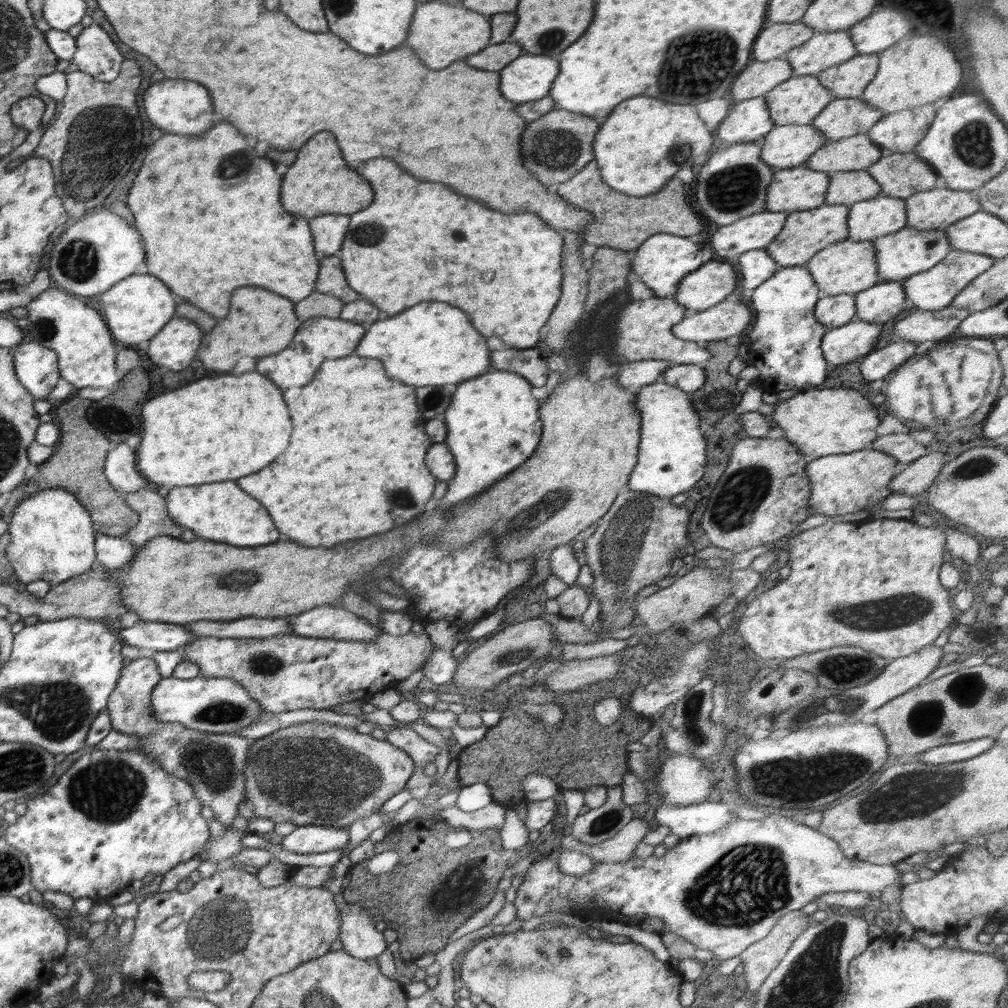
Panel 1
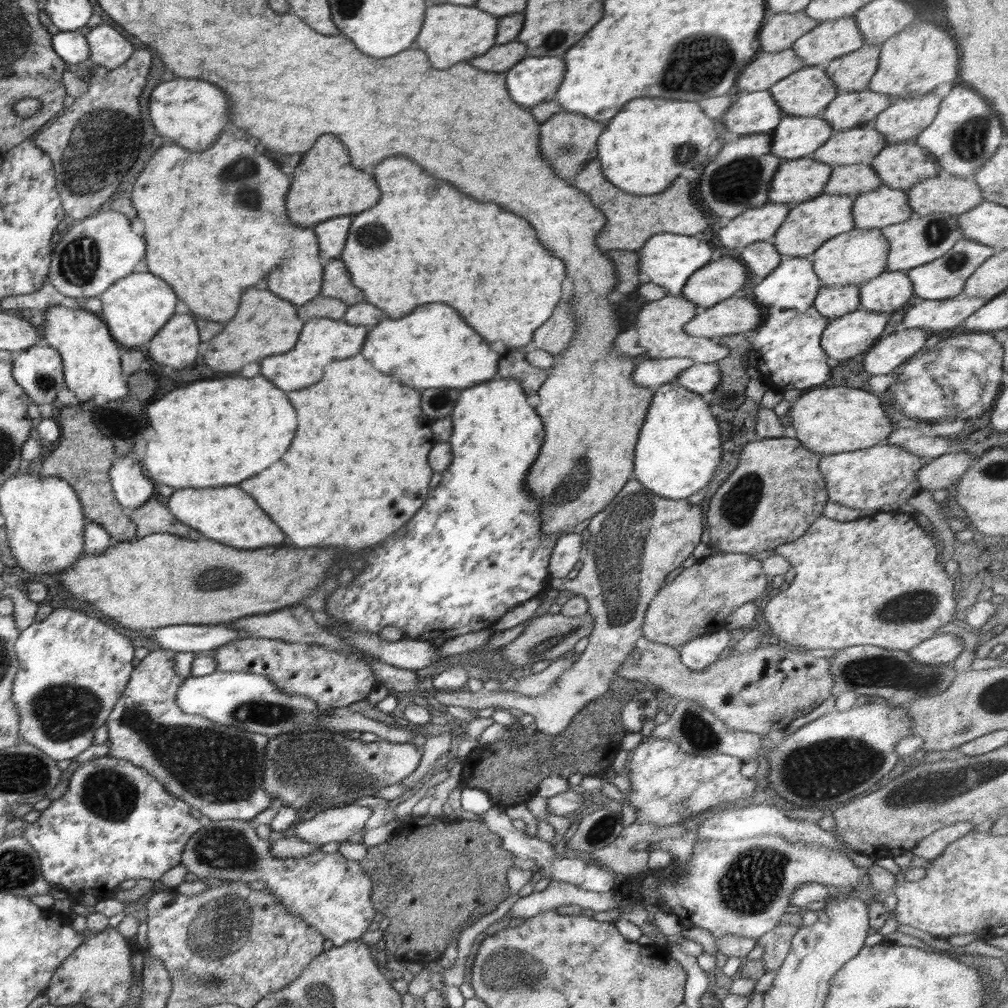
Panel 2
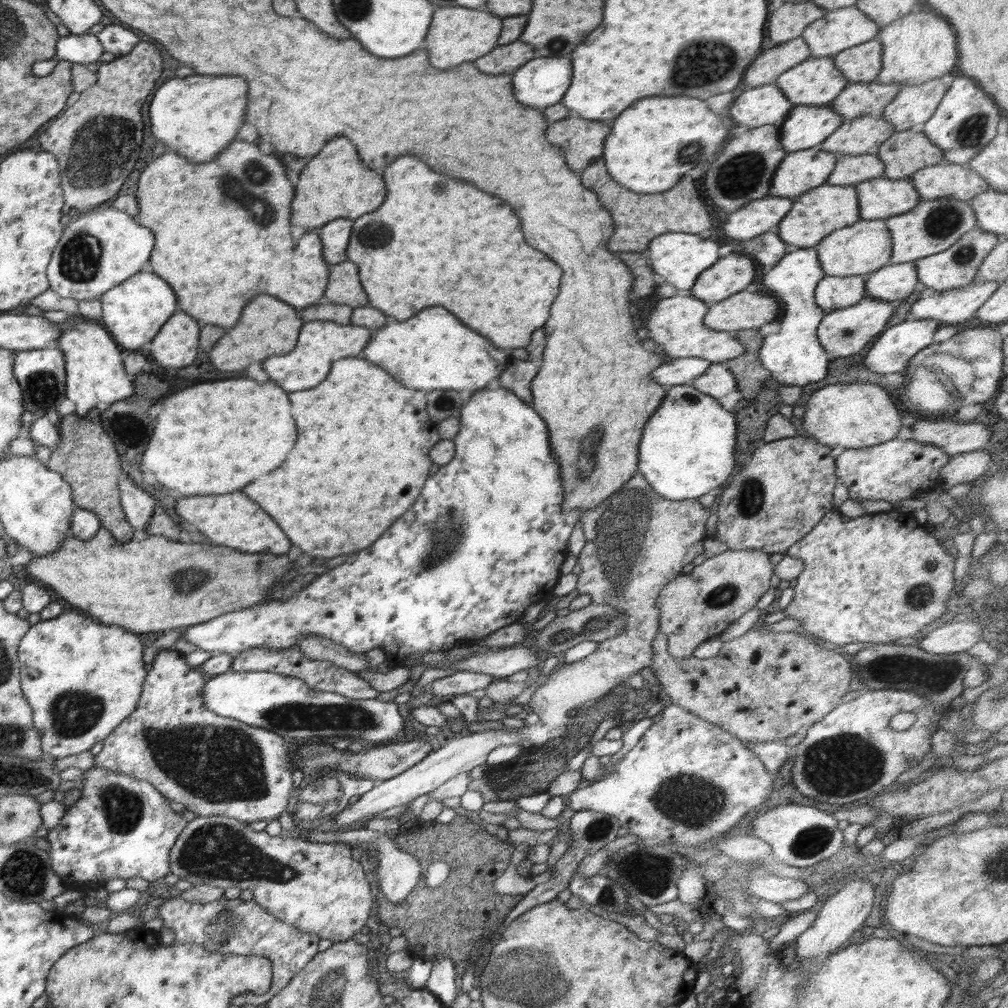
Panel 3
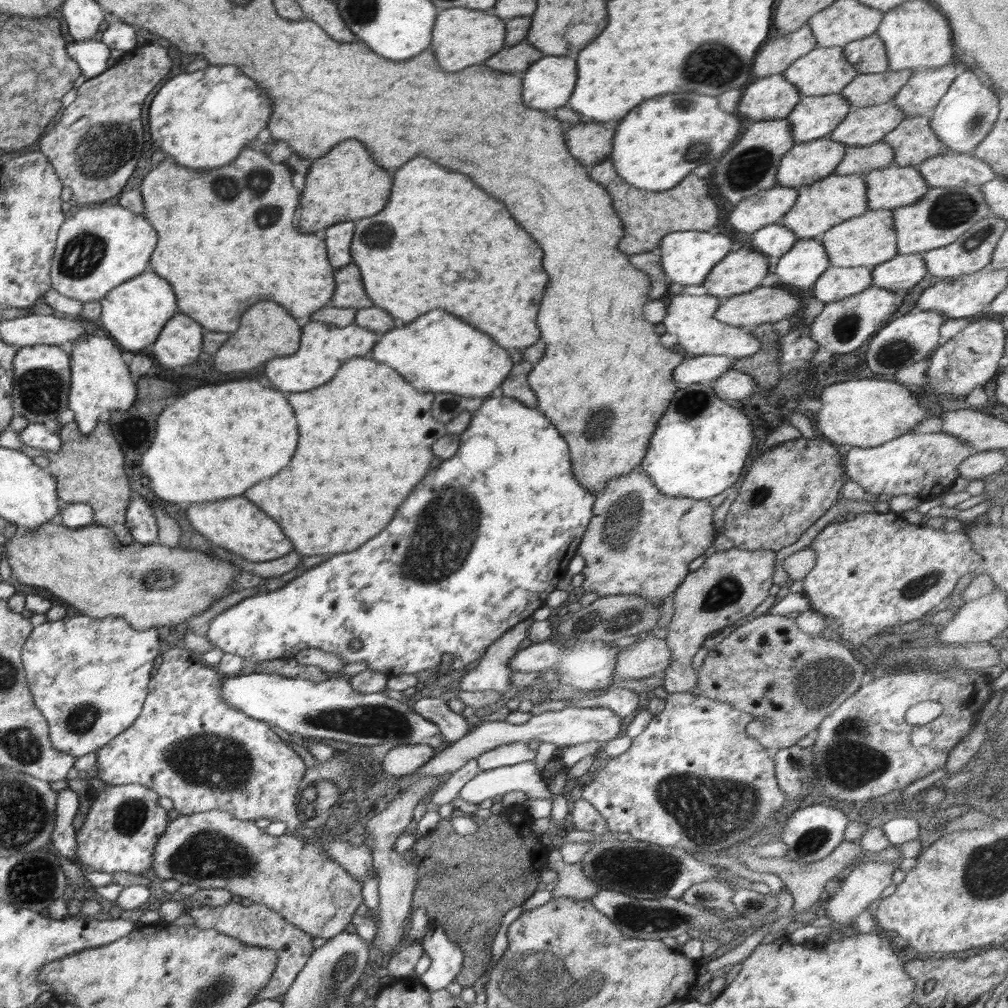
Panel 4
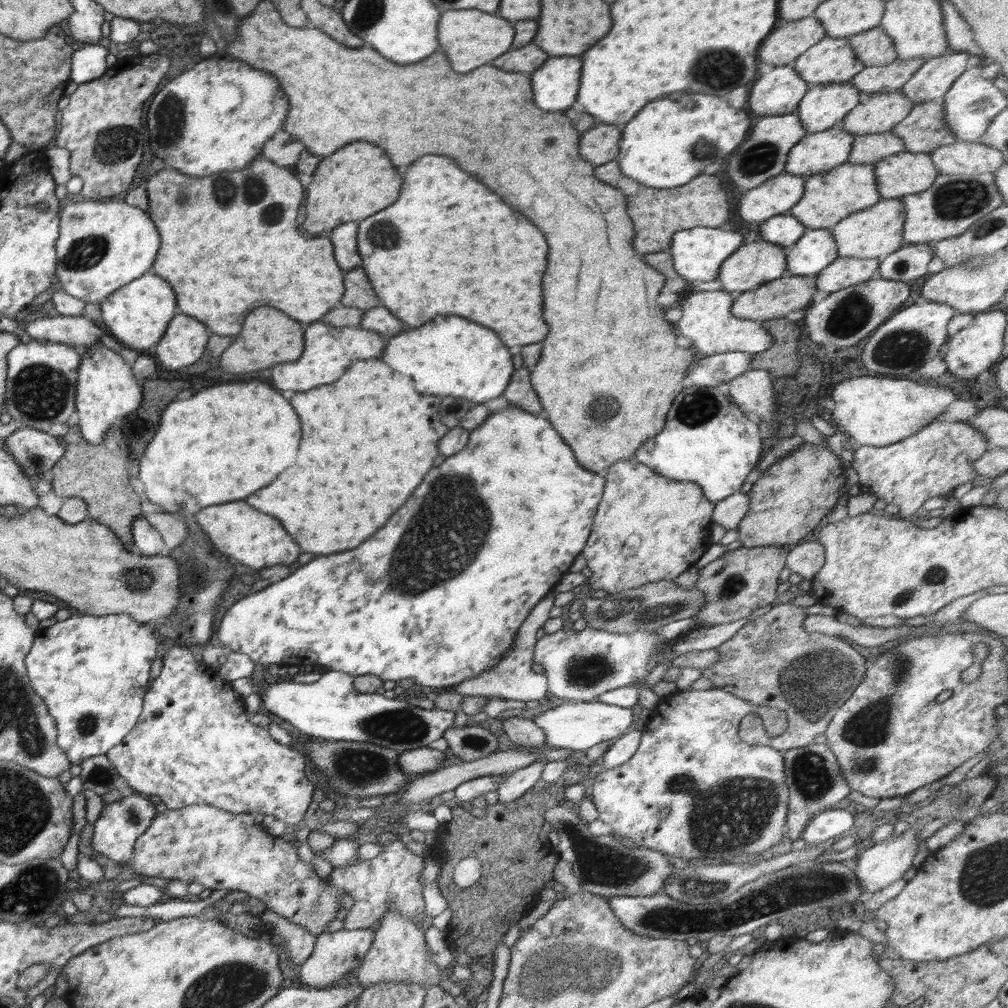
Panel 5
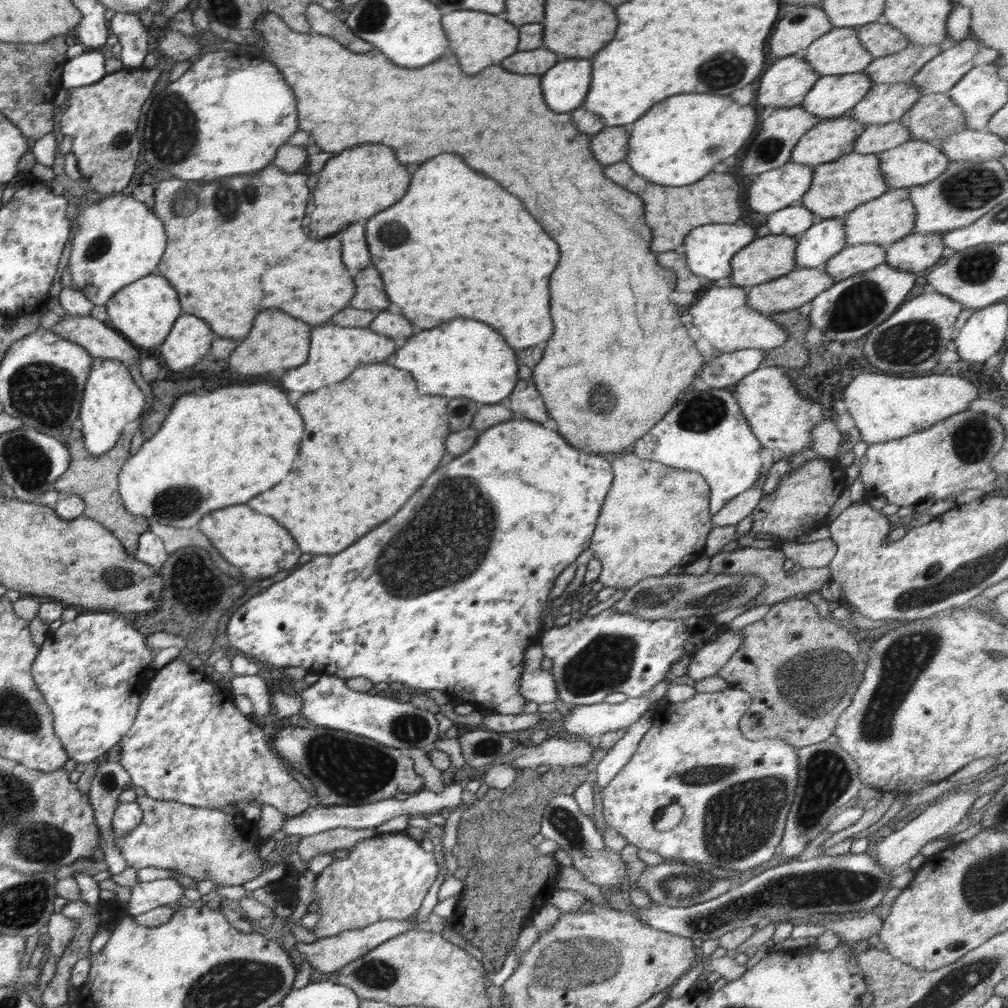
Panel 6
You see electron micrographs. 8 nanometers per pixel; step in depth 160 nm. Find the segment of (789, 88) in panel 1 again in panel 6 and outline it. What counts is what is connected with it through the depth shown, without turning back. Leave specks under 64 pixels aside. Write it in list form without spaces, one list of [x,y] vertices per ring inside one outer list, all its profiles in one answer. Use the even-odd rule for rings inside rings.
[[[856,27],[832,28],[801,54],[820,76],[860,72],[875,59],[859,41]]]

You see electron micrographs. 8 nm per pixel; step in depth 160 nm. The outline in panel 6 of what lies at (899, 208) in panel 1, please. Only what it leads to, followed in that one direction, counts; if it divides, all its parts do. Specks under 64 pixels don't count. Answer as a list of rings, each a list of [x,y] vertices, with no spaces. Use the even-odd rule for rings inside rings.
[[[914,140],[878,154],[880,170],[889,190],[910,188],[938,178],[951,163],[931,142]]]

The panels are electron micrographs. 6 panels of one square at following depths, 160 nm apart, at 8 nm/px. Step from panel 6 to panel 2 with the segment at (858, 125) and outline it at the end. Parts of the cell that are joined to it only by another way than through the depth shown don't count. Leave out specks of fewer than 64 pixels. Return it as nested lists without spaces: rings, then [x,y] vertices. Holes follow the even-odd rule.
[[[810,156],[782,161],[774,173],[768,191],[769,202],[787,204],[790,208],[823,193],[832,166]]]

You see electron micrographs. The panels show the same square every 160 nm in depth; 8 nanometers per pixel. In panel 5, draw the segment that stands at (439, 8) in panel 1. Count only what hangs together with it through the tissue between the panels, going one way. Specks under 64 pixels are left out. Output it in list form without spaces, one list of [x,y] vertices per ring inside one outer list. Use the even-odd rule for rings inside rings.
[[[466,9],[464,12],[460,12],[460,10],[446,12],[446,14],[442,14],[440,24],[438,24],[440,48],[446,52],[452,68],[462,74],[482,66],[484,62],[498,58],[504,52],[508,52],[512,38],[514,38],[514,28],[510,26],[508,20],[496,18],[494,14],[480,12],[477,9]]]

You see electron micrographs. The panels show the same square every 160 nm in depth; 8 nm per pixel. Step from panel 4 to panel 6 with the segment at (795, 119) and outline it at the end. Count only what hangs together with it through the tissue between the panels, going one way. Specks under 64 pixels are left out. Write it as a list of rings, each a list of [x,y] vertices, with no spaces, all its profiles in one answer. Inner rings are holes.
[[[863,71],[821,76],[800,105],[821,120],[836,118],[854,108],[873,85]]]

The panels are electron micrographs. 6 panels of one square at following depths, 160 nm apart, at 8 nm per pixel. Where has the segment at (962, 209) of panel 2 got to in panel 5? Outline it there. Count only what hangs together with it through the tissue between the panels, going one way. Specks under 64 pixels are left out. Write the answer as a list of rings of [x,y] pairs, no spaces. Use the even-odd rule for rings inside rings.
[[[957,140],[929,153],[939,174],[994,173],[1005,163],[1004,156],[996,148],[980,142]]]

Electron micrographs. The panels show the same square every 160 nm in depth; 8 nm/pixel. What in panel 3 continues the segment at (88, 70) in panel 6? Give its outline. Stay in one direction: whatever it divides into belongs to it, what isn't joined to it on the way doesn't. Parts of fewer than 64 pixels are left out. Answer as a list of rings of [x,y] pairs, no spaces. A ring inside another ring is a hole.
[[[68,34],[58,42],[58,58],[70,60],[73,63],[90,64],[99,61],[100,55],[105,52],[97,38],[90,34]]]

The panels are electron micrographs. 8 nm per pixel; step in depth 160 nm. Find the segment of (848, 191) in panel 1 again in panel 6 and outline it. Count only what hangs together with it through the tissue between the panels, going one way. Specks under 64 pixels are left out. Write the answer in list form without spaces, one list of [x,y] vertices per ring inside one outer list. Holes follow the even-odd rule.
[[[899,121],[870,124],[856,139],[853,152],[878,155],[908,142],[911,138],[908,128]]]

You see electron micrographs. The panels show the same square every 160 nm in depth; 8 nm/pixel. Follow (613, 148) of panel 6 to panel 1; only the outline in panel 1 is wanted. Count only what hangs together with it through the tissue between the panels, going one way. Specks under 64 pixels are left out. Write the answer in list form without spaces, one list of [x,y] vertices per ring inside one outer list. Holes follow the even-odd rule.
[[[554,108],[543,114],[538,120],[528,124],[528,128],[522,132],[520,148],[524,168],[528,168],[544,186],[570,180],[590,160],[594,160],[594,154],[590,152],[590,140],[594,140],[598,126],[600,124],[591,116],[572,114],[564,109]]]

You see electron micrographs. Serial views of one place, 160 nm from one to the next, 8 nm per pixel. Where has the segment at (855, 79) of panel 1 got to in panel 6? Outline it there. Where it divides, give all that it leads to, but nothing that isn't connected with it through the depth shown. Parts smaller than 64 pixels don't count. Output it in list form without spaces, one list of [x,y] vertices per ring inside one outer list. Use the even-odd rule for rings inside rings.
[[[874,21],[857,28],[859,41],[875,59],[904,50],[909,44],[907,36],[886,21]]]

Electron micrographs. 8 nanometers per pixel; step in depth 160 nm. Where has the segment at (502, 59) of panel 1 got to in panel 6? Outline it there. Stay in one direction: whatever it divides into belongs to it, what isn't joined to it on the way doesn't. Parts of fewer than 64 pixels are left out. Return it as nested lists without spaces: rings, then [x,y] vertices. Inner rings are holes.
[[[536,48],[528,52],[516,52],[502,62],[502,66],[516,74],[544,74],[558,62],[558,56],[546,48]]]

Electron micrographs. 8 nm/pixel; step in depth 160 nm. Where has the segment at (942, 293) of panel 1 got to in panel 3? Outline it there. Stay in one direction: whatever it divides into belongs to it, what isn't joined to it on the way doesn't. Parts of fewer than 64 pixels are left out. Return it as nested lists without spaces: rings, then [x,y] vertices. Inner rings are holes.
[[[976,226],[963,234],[950,248],[915,261],[918,280],[926,286],[926,293],[964,288],[973,282],[984,257],[999,242],[1000,238],[996,234]]]

